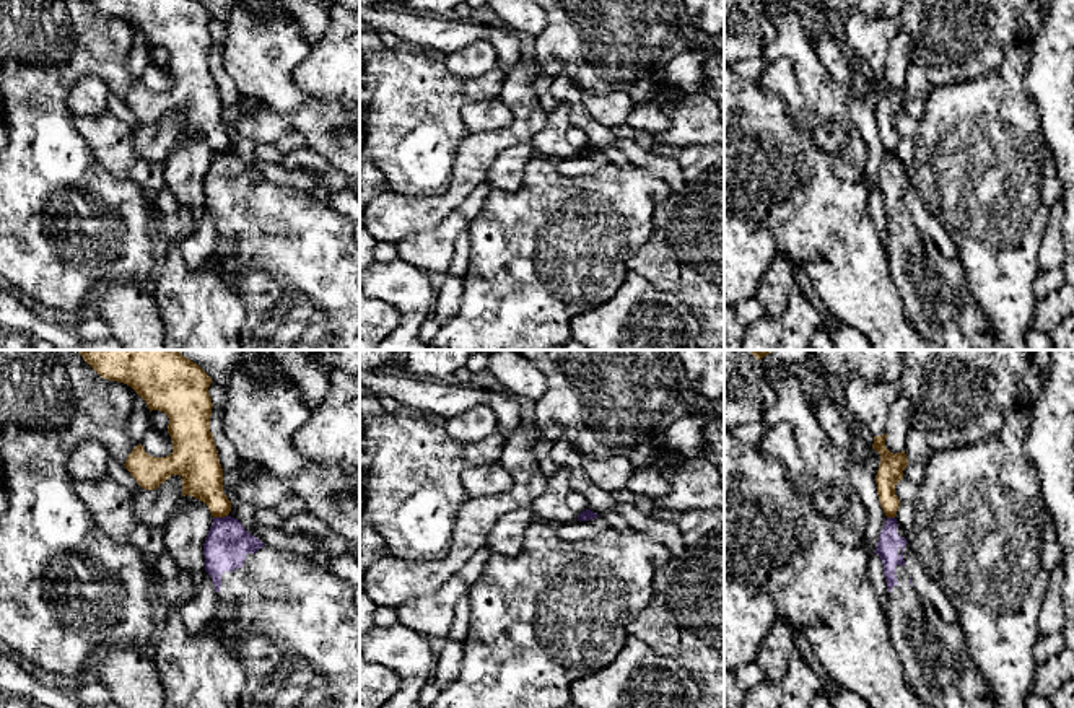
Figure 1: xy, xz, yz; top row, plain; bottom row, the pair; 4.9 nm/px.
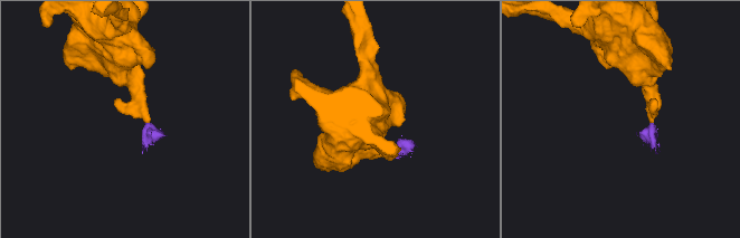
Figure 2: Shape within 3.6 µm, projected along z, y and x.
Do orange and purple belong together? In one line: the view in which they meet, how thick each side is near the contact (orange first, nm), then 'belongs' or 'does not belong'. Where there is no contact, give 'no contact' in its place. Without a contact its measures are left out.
xy | 200/220 nm | does not belong

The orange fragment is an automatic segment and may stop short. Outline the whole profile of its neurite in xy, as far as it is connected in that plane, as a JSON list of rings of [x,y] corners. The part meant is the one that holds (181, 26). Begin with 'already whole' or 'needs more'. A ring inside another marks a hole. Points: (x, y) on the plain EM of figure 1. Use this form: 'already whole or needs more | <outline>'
already whole | [[[90,0],[101,13],[130,21],[151,46],[169,54],[172,88],[153,93],[138,80],[125,104],[145,125],[171,111],[182,112],[182,132],[203,137],[213,153],[225,153],[231,137],[223,129],[223,104],[210,67],[212,13],[199,0]]]

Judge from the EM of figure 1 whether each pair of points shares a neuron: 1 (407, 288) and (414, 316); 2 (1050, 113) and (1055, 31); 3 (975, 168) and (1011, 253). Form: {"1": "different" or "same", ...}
{"1": "same", "2": "same", "3": "same"}

